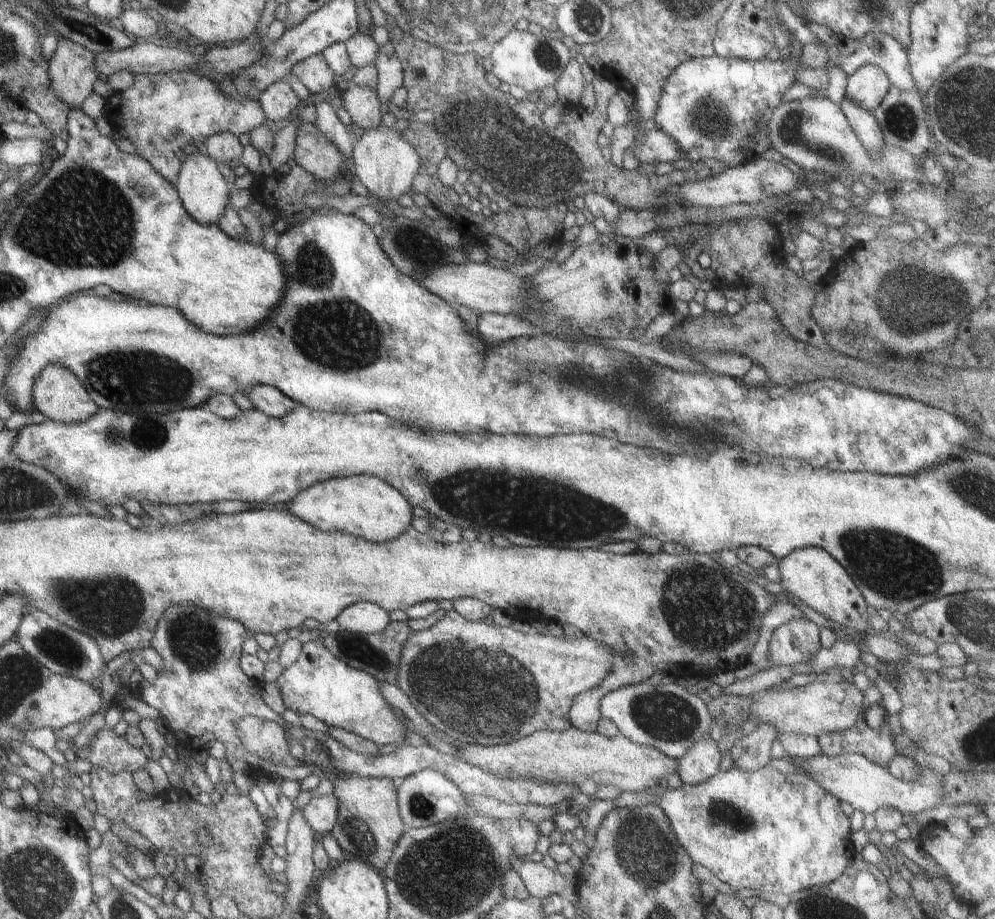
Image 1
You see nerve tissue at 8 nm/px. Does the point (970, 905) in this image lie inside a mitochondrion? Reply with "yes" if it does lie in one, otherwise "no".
no

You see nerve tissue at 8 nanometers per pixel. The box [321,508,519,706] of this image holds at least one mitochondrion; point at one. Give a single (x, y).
(358, 648)

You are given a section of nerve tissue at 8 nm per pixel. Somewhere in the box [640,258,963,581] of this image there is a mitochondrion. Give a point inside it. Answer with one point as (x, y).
(938, 297)

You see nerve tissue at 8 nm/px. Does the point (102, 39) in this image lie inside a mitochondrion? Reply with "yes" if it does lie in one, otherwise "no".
no

